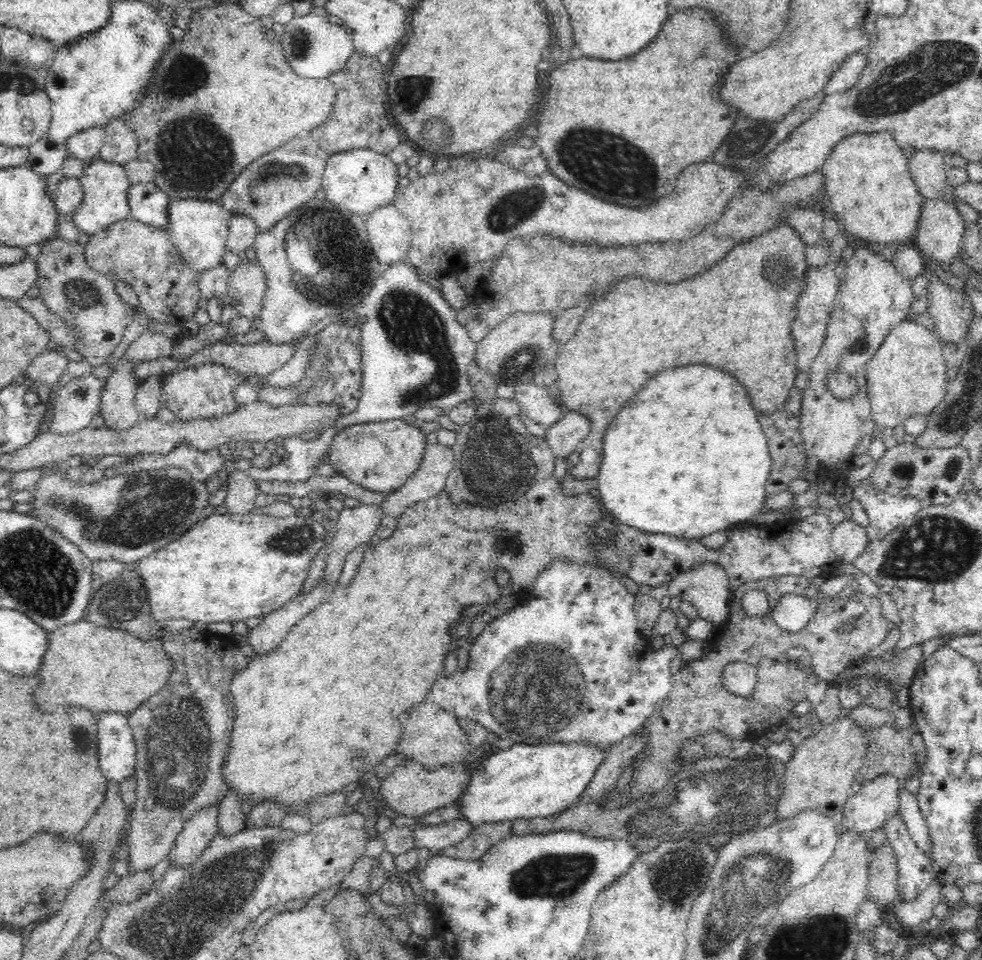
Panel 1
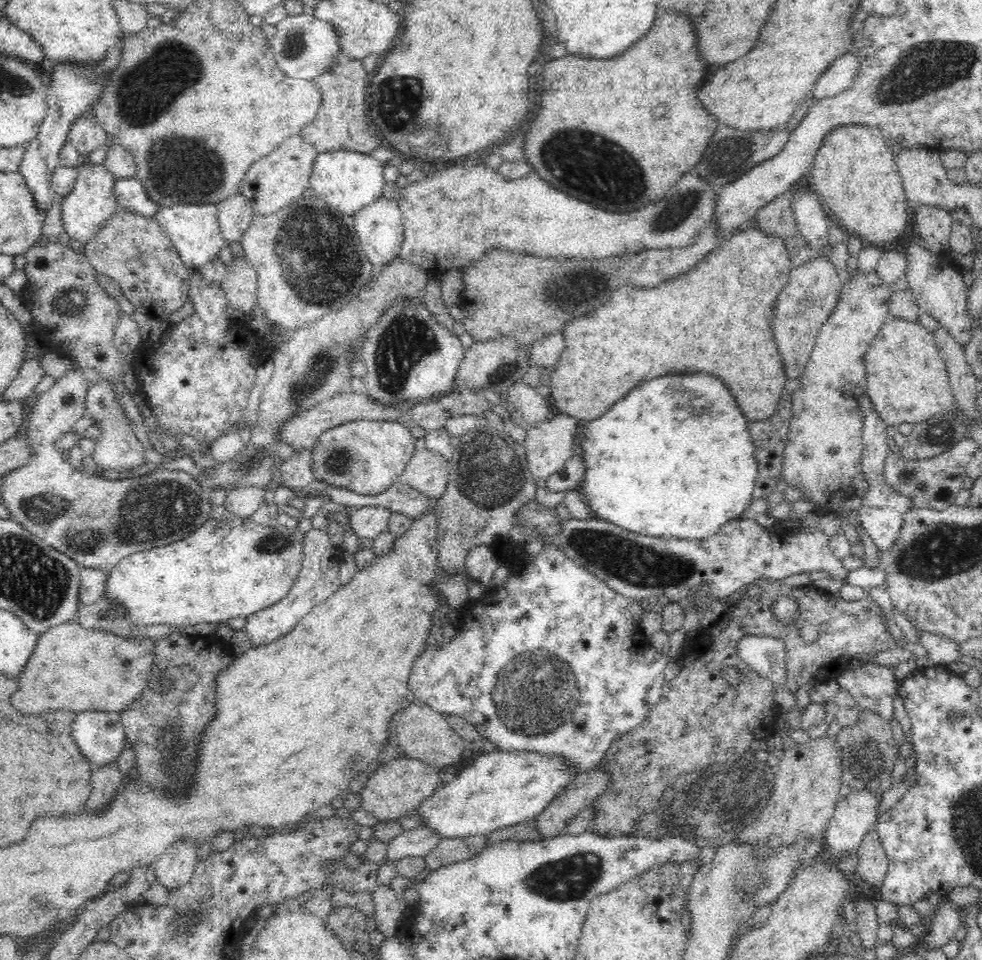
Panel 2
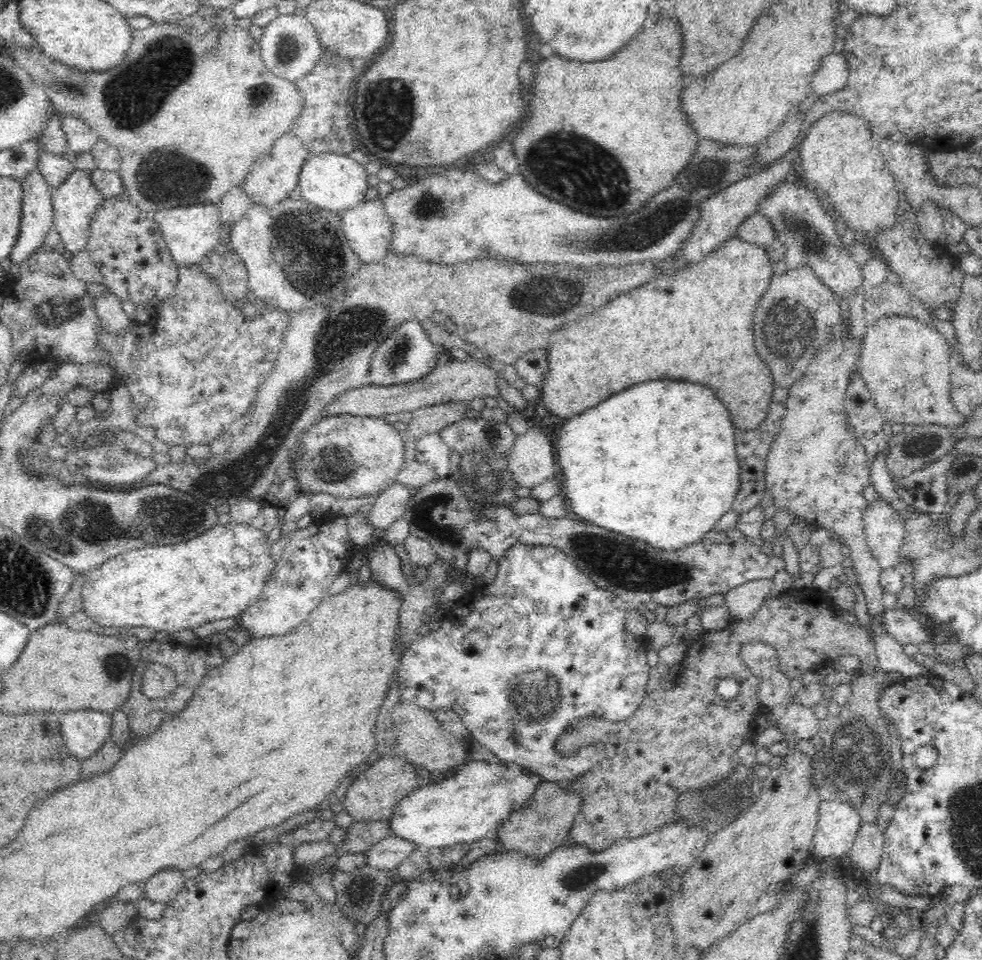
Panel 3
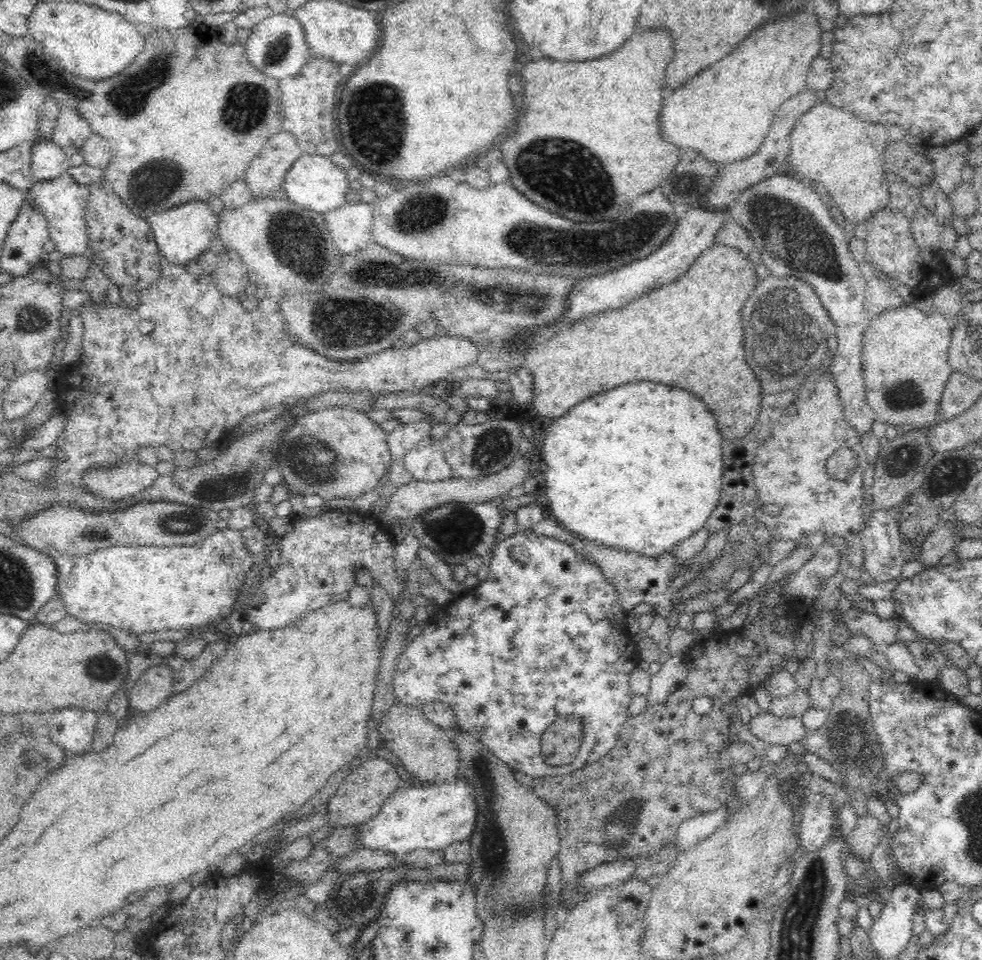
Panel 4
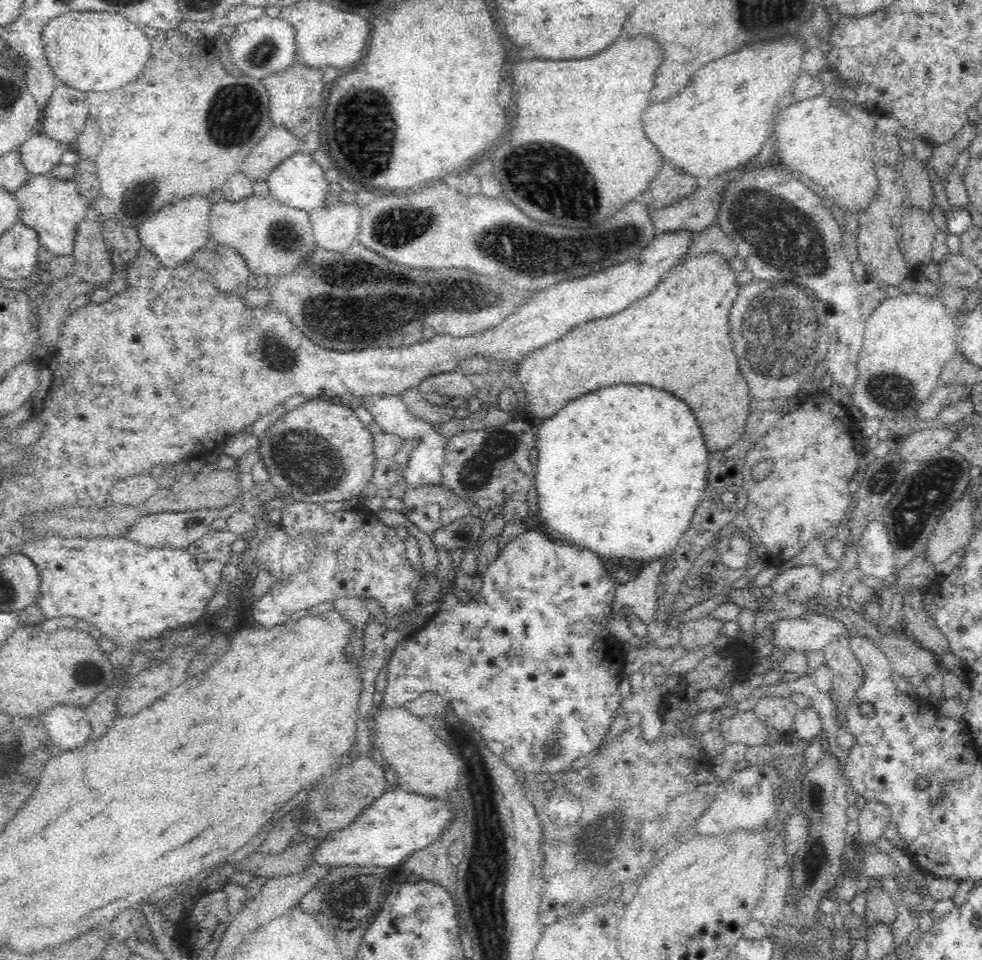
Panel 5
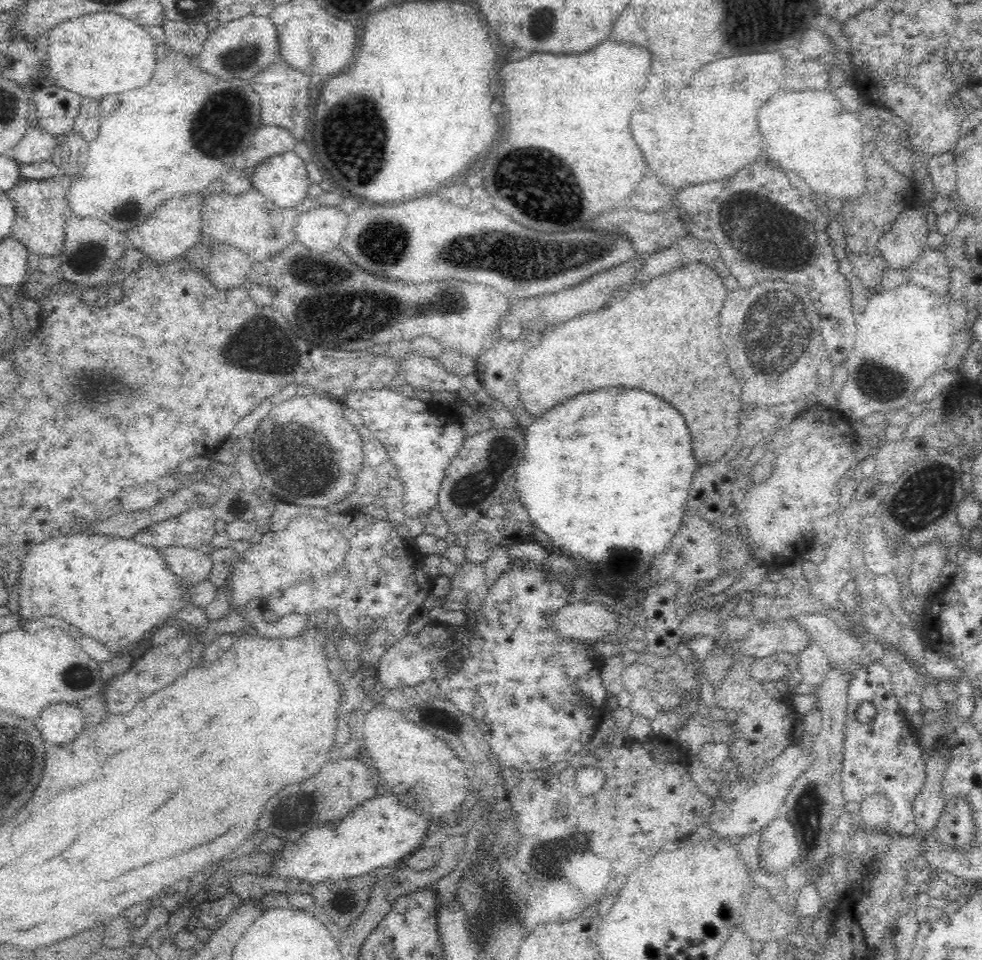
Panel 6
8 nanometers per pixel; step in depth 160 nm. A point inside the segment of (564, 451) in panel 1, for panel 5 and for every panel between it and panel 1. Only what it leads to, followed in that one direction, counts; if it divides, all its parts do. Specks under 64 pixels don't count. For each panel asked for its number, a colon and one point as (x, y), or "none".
2: (548, 444)
3: (531, 460)
4: (411, 500)
5: (430, 508)

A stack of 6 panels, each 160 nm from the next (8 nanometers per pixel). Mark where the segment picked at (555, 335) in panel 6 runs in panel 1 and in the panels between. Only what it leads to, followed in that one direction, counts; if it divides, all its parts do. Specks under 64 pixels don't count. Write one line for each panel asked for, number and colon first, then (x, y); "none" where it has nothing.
1: (641, 327)
2: (715, 317)
3: (696, 325)
4: (689, 334)
5: (677, 338)

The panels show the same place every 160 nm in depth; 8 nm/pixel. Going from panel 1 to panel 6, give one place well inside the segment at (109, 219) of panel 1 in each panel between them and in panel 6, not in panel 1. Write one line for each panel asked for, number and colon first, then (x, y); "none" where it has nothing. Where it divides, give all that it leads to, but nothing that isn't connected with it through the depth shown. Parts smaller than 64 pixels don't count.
2: (91, 203)
3: (75, 201)
4: (63, 201)
5: (53, 207)
6: (41, 206)

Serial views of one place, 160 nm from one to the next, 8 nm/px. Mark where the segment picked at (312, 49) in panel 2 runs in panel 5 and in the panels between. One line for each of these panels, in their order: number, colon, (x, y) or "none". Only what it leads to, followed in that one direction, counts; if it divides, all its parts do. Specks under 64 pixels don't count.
3: (290, 46)
4: (277, 46)
5: (259, 48)

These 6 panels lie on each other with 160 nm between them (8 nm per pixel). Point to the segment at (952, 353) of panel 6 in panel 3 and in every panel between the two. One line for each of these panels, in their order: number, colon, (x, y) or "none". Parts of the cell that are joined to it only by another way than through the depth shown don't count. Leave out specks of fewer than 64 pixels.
3: (906, 364)
4: (905, 358)
5: (908, 339)

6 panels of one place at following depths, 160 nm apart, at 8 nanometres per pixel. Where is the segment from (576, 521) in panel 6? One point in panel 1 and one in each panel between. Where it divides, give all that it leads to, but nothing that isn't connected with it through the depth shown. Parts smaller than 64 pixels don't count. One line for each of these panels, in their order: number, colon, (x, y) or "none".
1: (686, 456)
2: (674, 459)
3: (657, 463)
4: (639, 468)
5: (620, 472)

